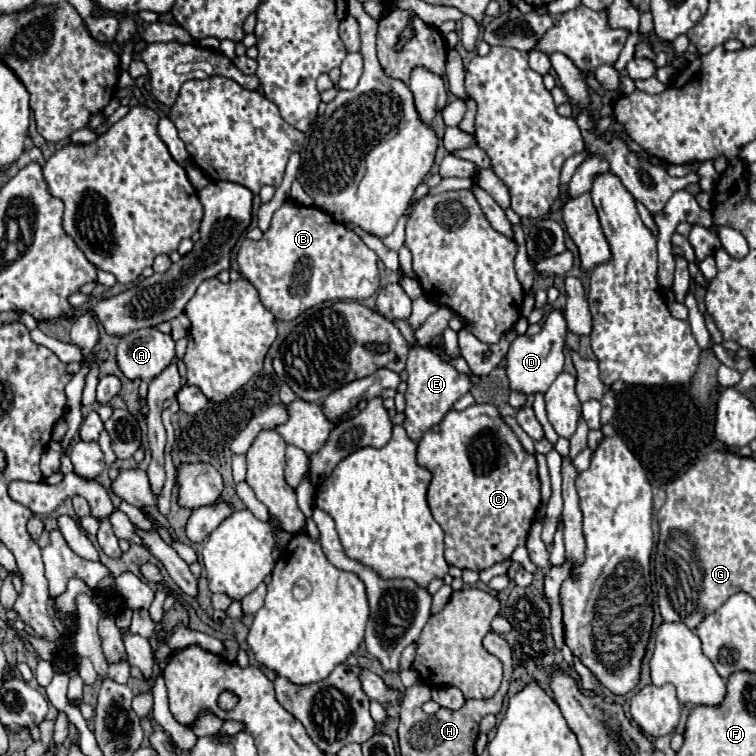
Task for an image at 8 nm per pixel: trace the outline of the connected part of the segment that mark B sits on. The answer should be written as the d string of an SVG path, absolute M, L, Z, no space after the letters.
M286 200L272 216L270 228L260 240L244 240L236 252L240 274L258 290L260 302L276 316L276 320L294 320L304 310L332 300L364 300L376 294L380 286L378 256L372 252L362 238L338 224L330 214L316 206L302 206L298 202Z

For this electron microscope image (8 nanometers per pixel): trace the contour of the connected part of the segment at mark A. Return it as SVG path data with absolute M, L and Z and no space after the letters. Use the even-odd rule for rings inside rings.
M142 328L122 336L116 354L118 366L130 380L152 380L174 360L174 340L156 328Z

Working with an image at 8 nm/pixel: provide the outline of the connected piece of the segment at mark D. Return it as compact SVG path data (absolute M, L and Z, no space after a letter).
M554 310L546 316L540 334L516 336L506 354L506 376L510 390L522 392L526 396L546 392L546 388L550 388L550 384L558 378L564 366L564 344L566 344L564 336L566 336L566 318L560 310Z

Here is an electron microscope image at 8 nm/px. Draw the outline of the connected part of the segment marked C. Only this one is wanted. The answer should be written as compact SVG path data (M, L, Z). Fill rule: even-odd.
M474 404L462 412L450 410L444 420L430 428L418 442L418 464L432 472L428 504L434 520L446 534L444 556L450 566L480 572L510 558L514 548L526 542L540 504L538 466L536 458L522 448L514 432L504 424L496 406Z

